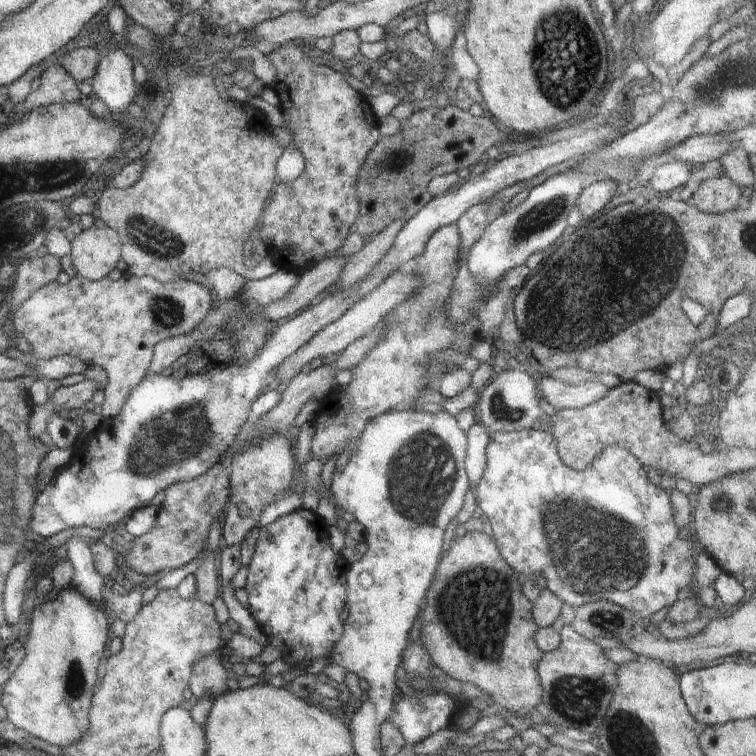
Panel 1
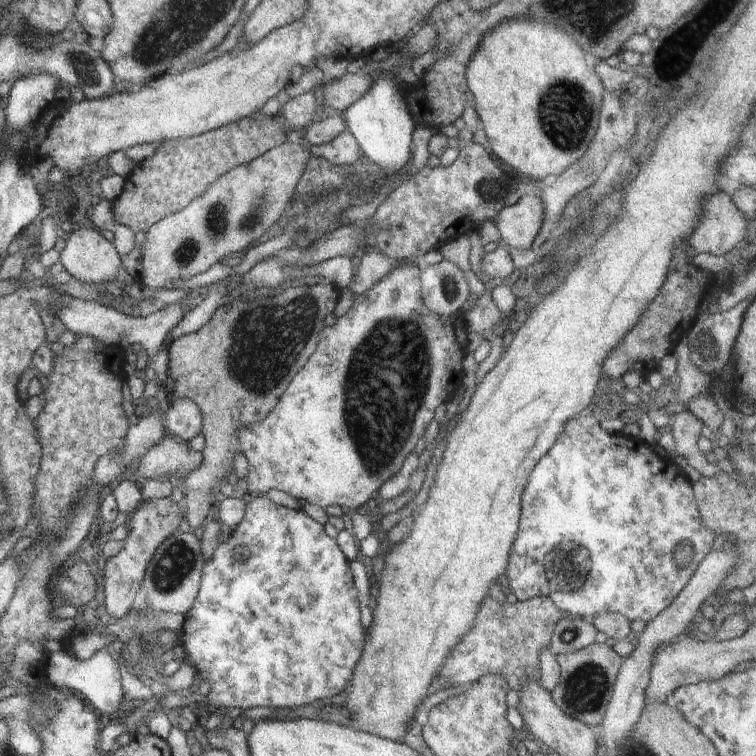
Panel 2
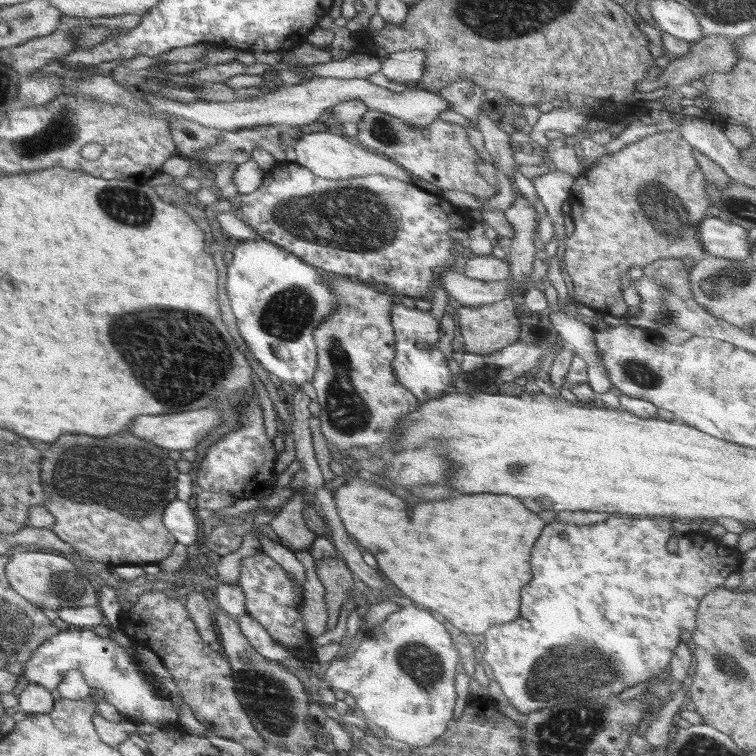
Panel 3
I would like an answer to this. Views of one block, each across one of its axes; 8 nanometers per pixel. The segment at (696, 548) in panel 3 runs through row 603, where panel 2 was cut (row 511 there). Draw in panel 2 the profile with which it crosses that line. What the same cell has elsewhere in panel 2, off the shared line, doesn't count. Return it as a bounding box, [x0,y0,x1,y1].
[506,413,715,622]

